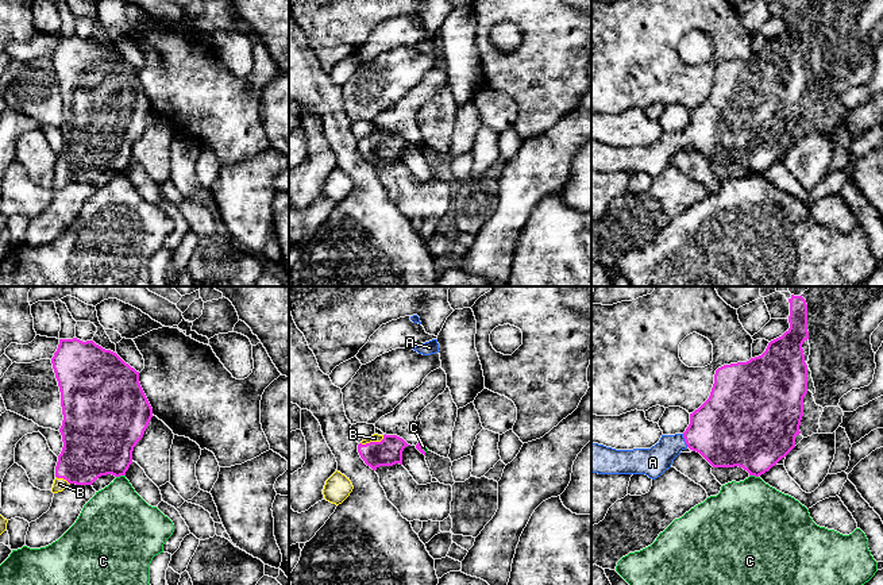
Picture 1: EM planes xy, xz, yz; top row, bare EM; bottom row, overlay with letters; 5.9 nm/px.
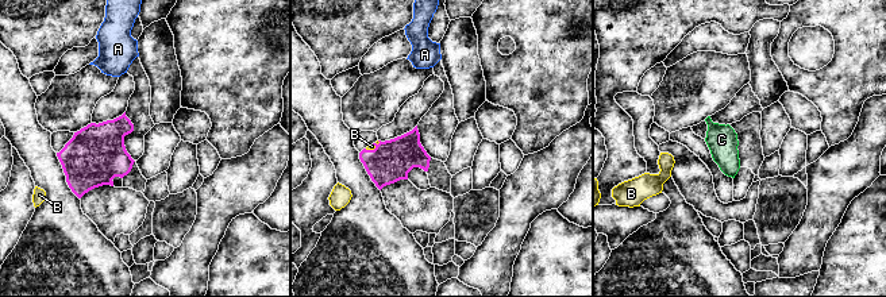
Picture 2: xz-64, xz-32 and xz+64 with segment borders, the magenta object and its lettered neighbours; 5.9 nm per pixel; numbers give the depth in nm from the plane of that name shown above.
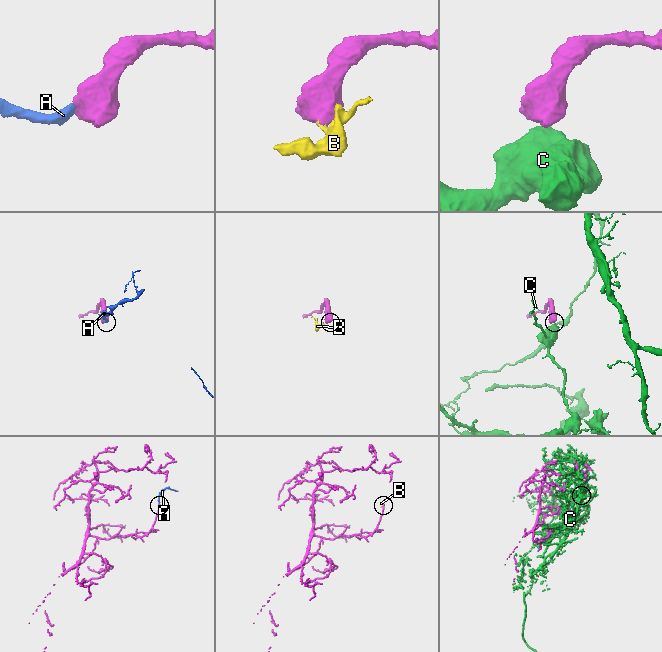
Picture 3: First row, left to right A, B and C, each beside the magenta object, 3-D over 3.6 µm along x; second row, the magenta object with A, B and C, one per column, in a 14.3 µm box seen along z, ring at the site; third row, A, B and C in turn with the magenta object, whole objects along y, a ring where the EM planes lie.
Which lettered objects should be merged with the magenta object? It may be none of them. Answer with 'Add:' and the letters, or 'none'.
Add: A, B

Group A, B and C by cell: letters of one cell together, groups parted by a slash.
A B / C

